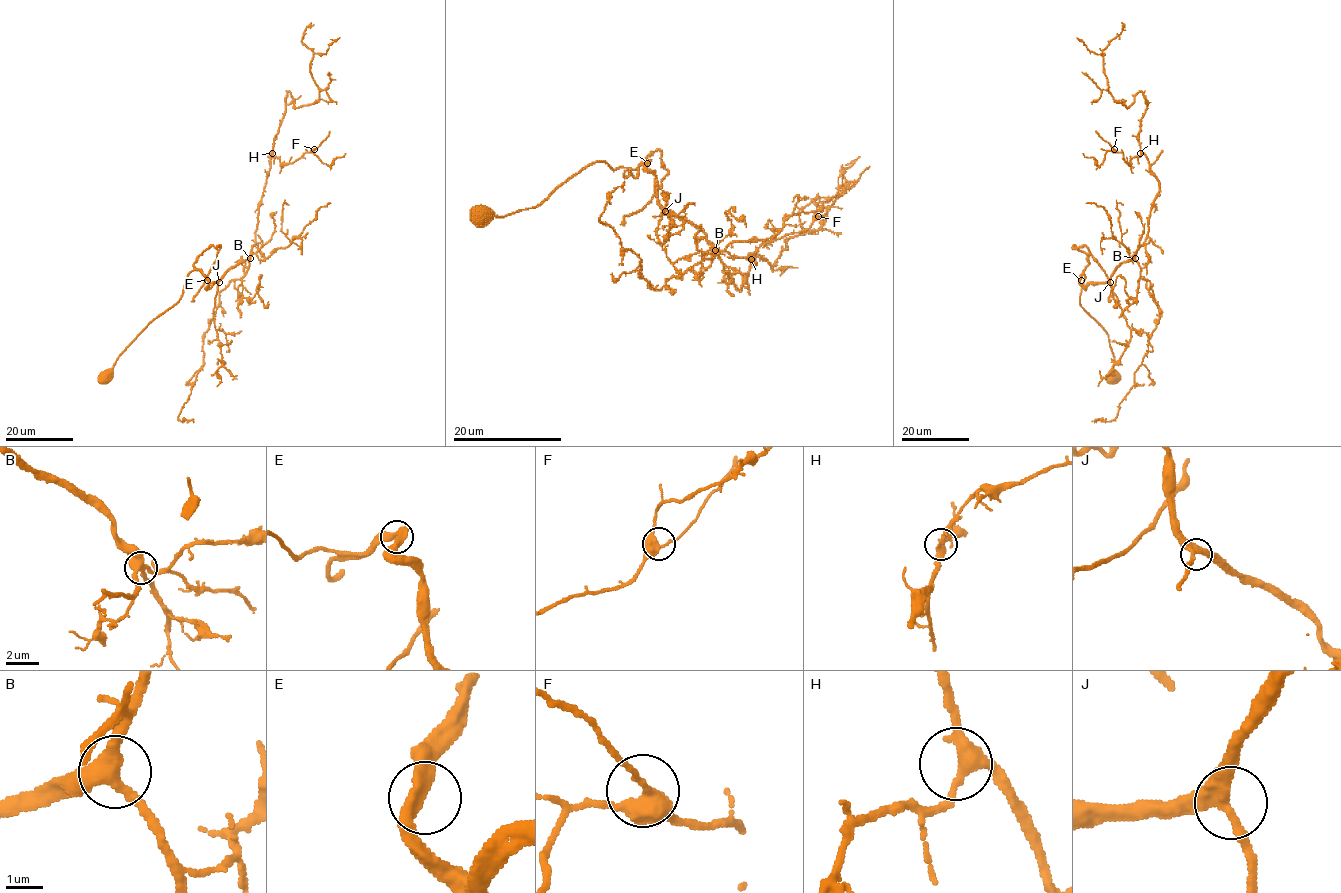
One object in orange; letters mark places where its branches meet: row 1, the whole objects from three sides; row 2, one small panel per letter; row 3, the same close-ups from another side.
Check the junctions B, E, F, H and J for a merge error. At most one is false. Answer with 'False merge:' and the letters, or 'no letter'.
False merge: no letter

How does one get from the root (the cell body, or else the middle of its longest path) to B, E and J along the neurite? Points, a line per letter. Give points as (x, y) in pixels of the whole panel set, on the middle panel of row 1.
B: (481, 216), (535, 208), (596, 162), (616, 170), (647, 161), (657, 200), (699, 228), (715, 250)
E: (481, 216), (506, 216), (535, 208), (558, 186), (596, 162), (605, 162), (613, 170), (638, 169), (647, 163)
J: (481, 216), (535, 208), (596, 162), (616, 170), (636, 169), (647, 161), (657, 178), (657, 201), (665, 211)

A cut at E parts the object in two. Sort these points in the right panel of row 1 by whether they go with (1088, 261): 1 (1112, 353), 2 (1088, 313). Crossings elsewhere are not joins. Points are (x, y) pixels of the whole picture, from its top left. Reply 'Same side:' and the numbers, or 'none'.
Same side: none

